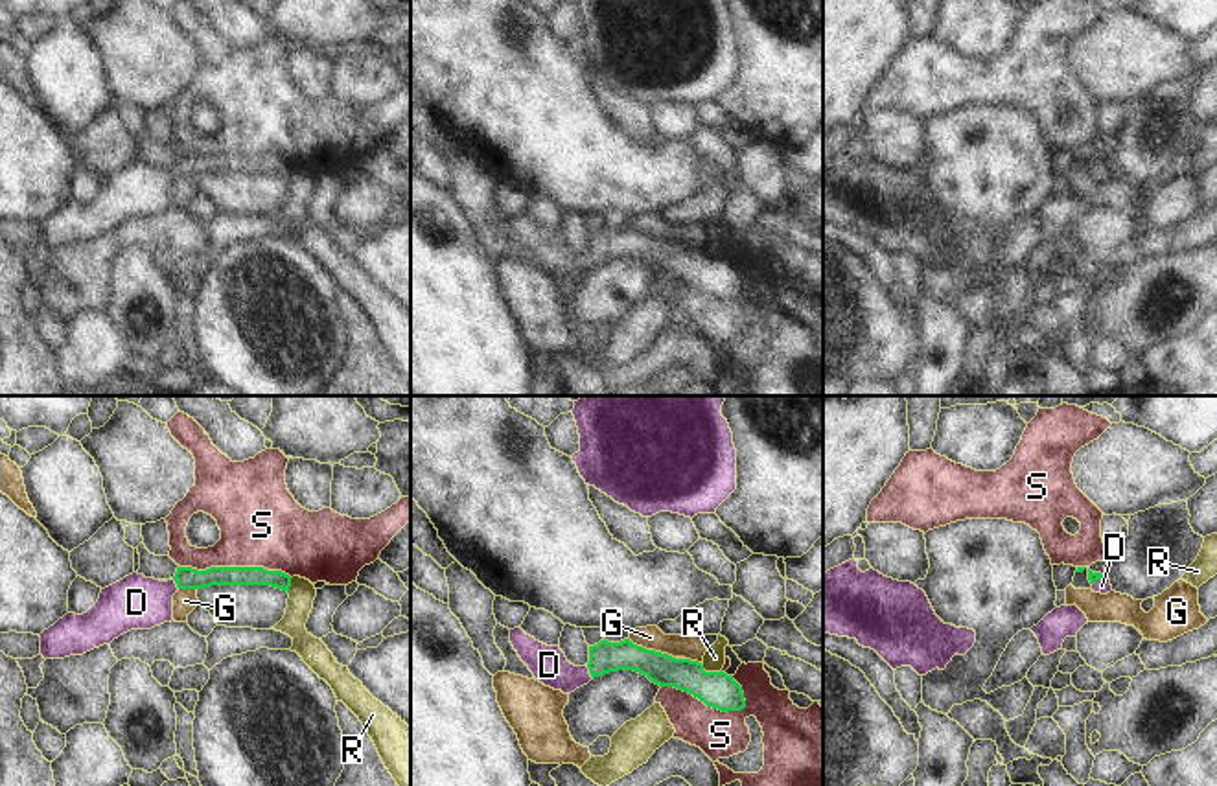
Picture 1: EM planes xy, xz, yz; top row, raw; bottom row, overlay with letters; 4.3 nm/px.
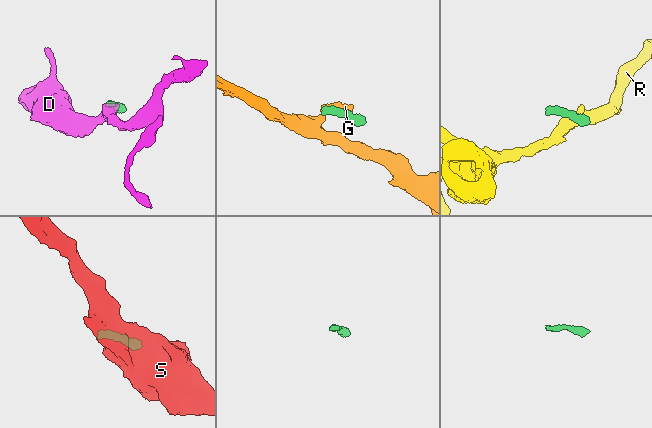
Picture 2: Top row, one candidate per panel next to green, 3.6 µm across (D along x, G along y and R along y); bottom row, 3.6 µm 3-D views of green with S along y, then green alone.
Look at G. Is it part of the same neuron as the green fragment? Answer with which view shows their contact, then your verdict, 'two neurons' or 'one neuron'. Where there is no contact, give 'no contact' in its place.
xz | two neurons

